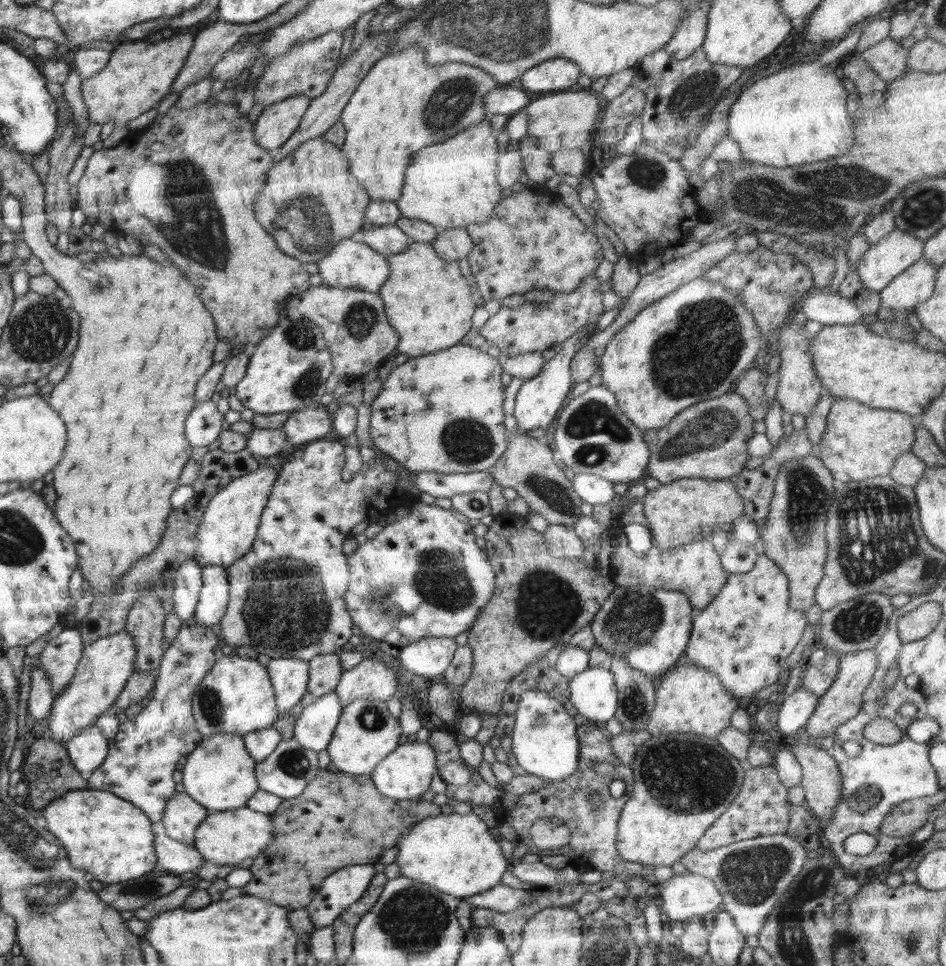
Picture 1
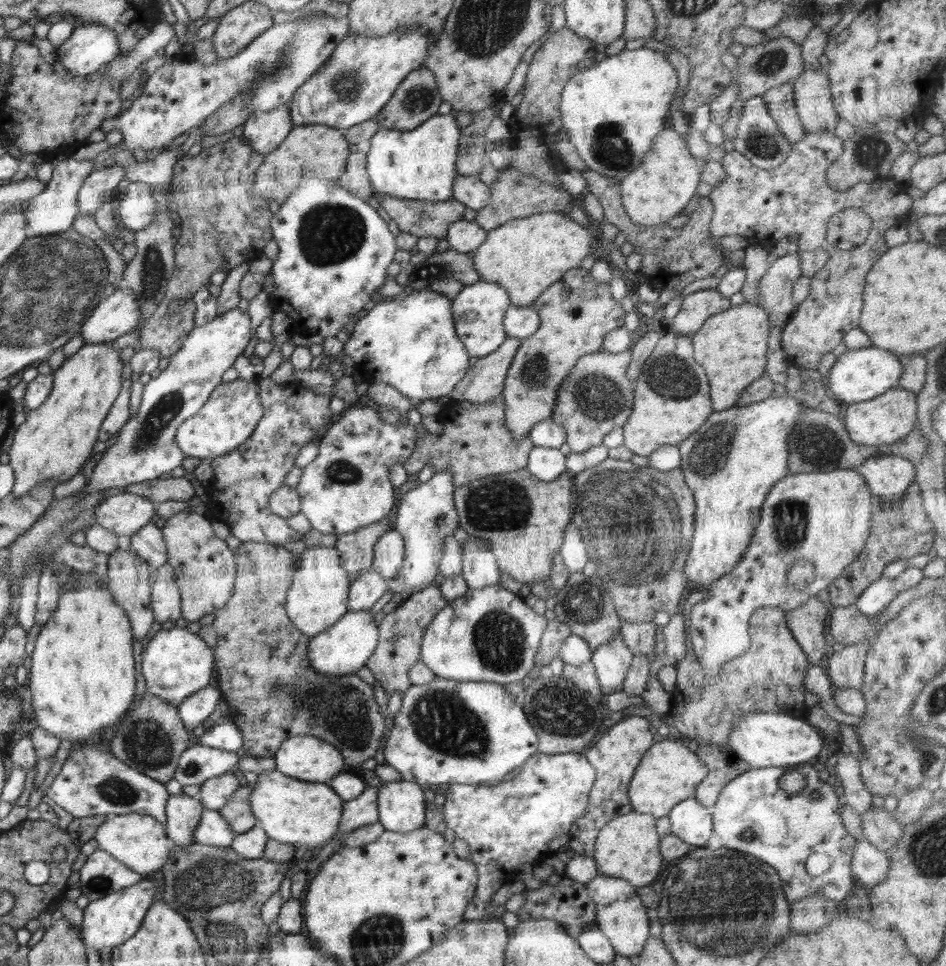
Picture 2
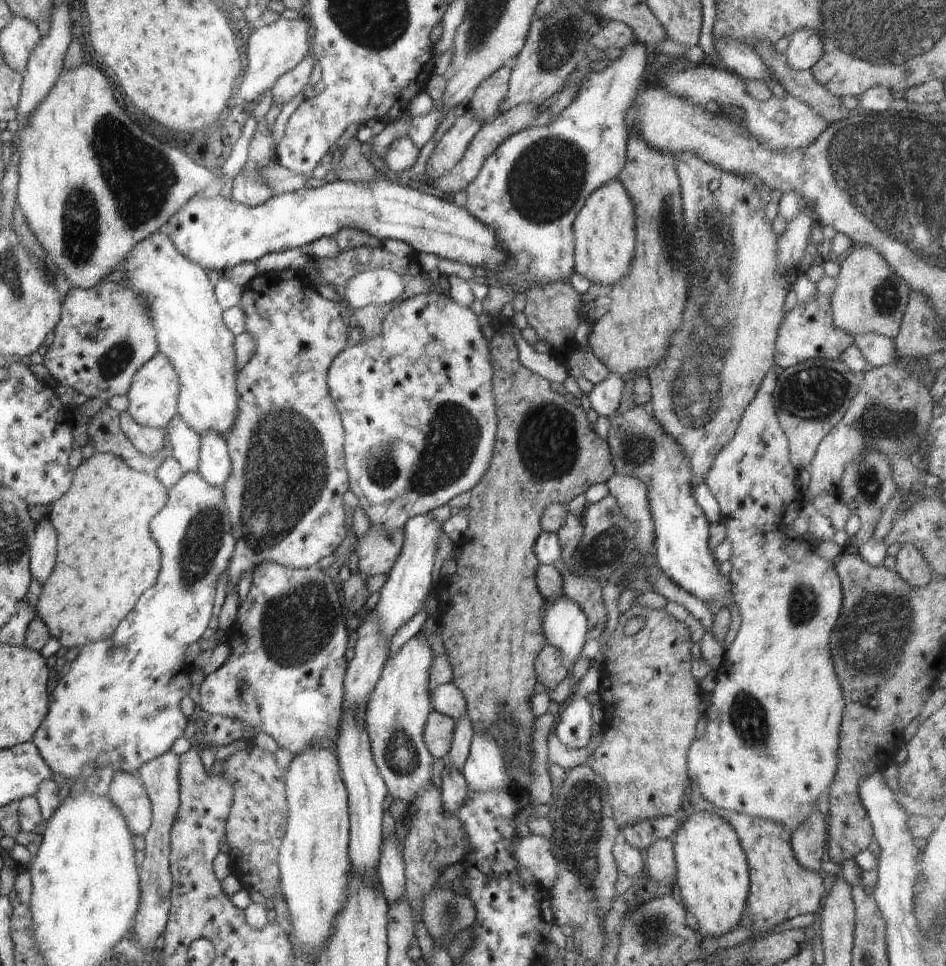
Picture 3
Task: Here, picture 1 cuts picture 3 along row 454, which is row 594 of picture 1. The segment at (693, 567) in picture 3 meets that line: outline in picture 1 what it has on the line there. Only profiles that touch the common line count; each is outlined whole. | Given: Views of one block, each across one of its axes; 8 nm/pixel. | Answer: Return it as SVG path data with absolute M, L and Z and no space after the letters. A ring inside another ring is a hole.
M642 584L626 587L616 585L589 627L593 632L595 643L602 650L606 650L612 656L622 655L632 668L640 672L645 672L650 676L662 676L670 667L674 667L678 658L684 654L691 635L694 615L688 595L683 592L650 589L648 585Z

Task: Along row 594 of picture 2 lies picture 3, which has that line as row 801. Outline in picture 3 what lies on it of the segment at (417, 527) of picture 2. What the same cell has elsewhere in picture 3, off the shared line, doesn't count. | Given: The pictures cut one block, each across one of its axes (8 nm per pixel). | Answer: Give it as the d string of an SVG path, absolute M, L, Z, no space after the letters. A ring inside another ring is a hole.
M421 633L414 635L387 657L380 678L365 704L365 729L387 792L394 799L406 800L410 805L428 785L432 785L430 770L435 757L430 754L423 739L428 715L433 710L429 701L431 666L429 640Z

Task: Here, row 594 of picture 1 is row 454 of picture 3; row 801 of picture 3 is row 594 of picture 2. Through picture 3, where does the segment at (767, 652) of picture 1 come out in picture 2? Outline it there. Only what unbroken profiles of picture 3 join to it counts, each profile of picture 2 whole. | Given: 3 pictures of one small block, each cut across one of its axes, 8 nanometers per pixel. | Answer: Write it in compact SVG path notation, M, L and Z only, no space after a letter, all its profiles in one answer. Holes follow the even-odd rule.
M840 468L831 472L799 473L789 475L770 489L762 503L760 520L756 524L750 544L742 559L726 575L704 588L708 598L692 607L689 634L692 651L696 653L708 681L718 673L720 666L730 659L740 657L750 647L749 619L758 608L779 608L785 614L806 604L812 596L826 590L845 568L848 568L864 548L872 513L871 492L865 479L856 468Z

